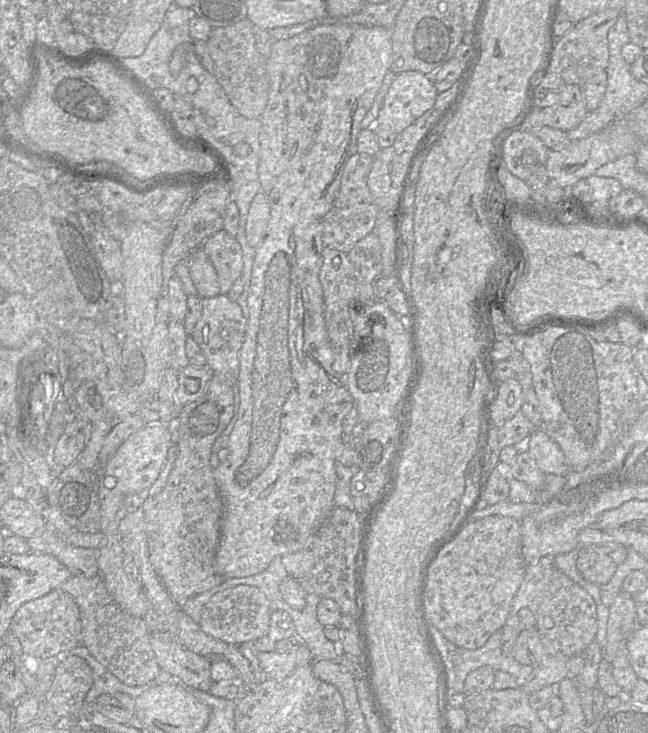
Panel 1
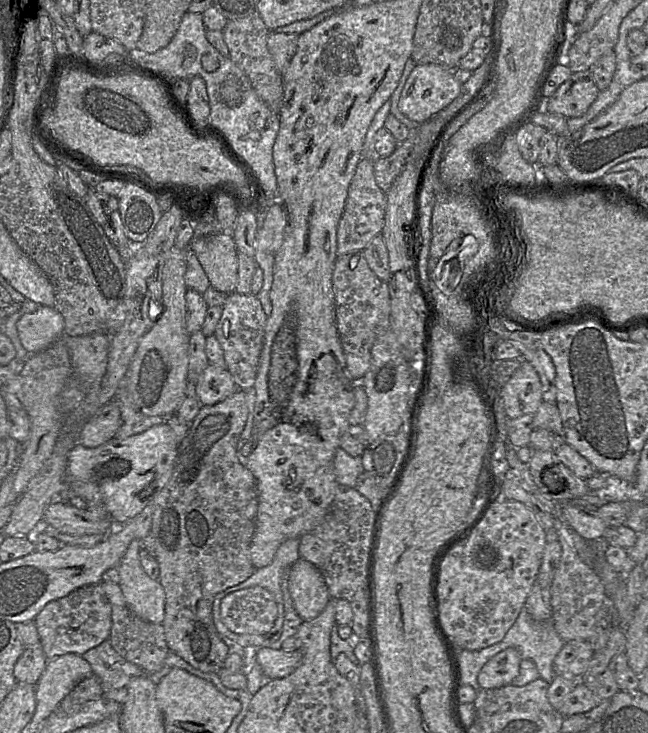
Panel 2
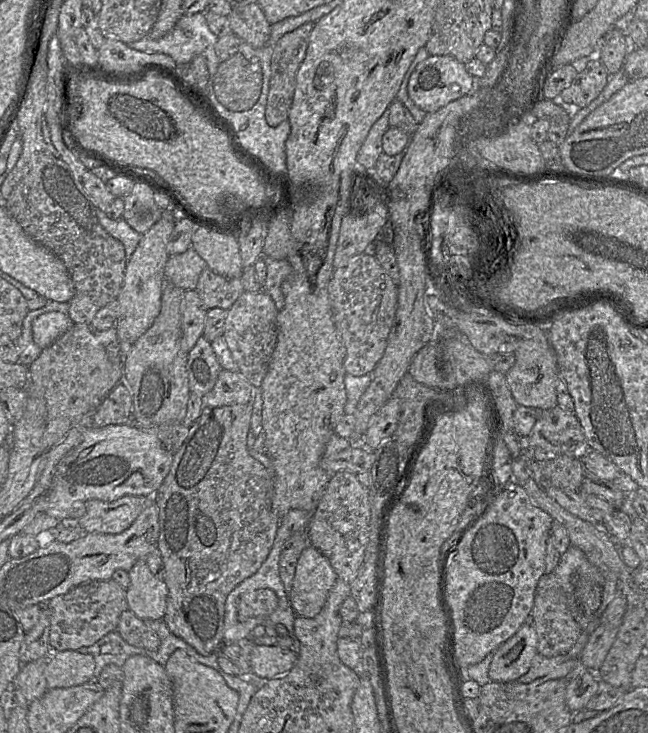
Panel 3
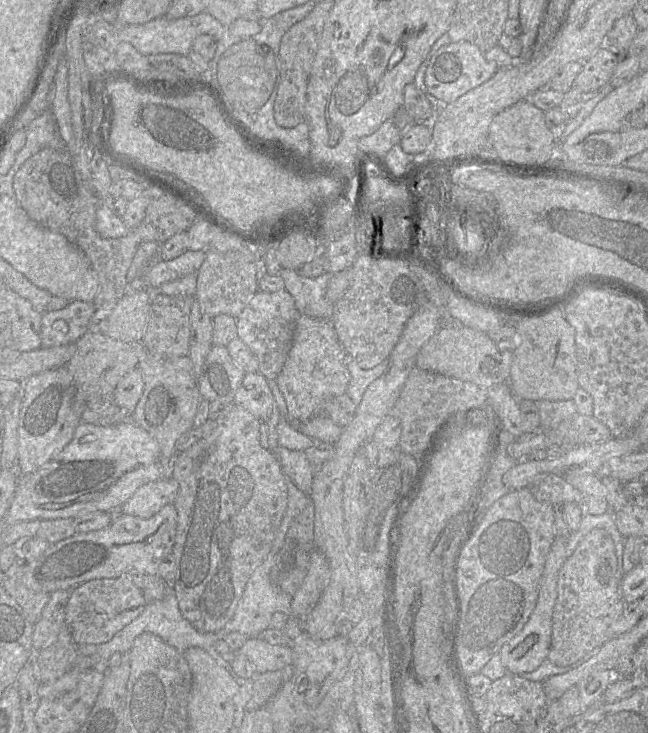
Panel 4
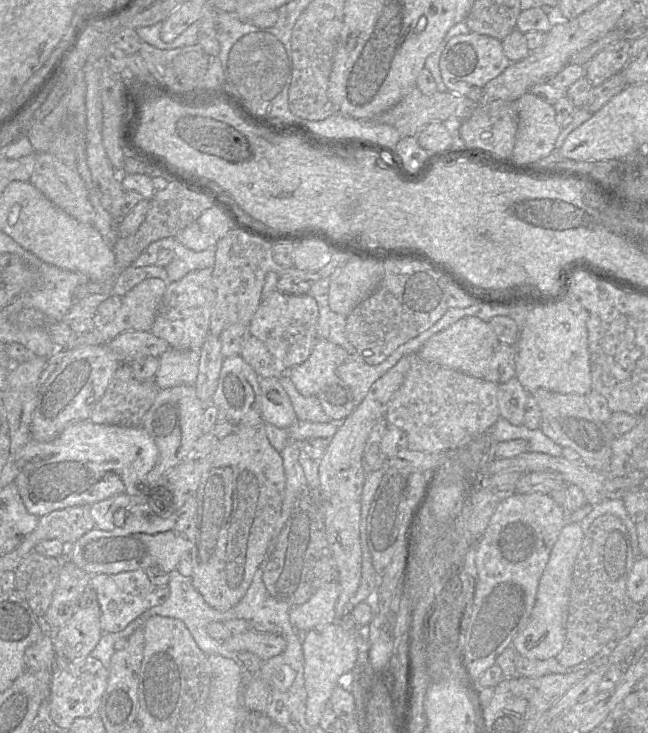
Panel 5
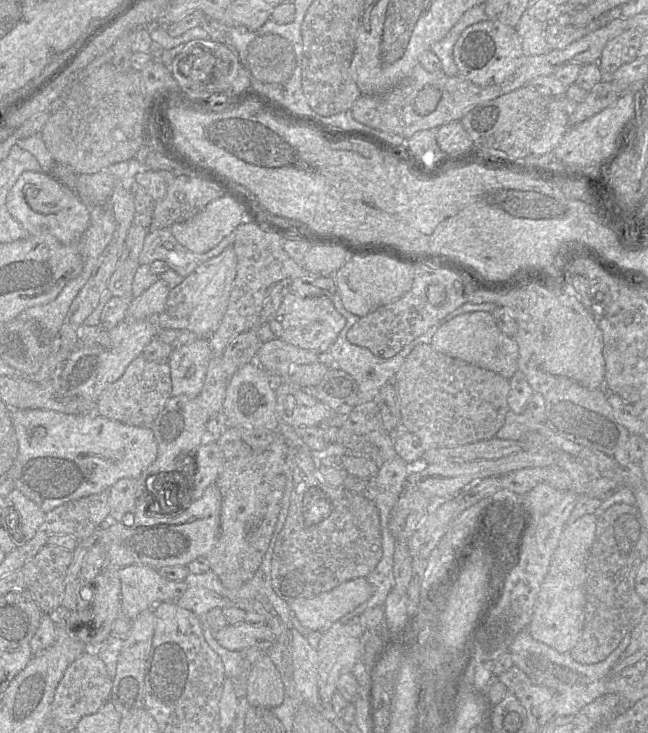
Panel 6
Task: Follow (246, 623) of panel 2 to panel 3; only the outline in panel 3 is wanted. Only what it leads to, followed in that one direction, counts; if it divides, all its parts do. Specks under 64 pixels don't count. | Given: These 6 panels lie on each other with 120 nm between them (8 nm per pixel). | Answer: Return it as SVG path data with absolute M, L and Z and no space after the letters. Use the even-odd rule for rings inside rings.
M259 588L241 595L237 605L239 621L269 616L277 607L278 598L269 588Z

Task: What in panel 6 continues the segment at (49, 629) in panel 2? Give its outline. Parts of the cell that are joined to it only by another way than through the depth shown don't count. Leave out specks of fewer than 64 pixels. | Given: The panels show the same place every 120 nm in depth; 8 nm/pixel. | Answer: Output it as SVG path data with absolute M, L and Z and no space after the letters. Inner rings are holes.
M130 565L120 568L121 614L133 621L139 614L162 602L176 602L186 591L184 581L171 581L150 567Z

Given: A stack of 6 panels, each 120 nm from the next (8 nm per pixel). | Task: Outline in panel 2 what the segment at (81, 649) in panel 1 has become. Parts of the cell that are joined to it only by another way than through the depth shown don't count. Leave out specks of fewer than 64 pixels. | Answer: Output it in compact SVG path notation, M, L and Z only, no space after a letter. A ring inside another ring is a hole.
M108 639L81 657L90 664L93 674L100 679L103 693L127 687L132 678L146 674L140 667L119 656Z

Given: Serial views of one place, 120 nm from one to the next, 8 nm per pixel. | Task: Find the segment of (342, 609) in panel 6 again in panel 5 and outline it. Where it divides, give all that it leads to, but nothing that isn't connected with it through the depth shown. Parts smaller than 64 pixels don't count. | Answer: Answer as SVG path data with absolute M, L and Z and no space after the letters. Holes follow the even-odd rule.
M331 581L320 588L303 604L290 606L289 620L297 631L310 631L337 621L335 604L339 596L338 581Z

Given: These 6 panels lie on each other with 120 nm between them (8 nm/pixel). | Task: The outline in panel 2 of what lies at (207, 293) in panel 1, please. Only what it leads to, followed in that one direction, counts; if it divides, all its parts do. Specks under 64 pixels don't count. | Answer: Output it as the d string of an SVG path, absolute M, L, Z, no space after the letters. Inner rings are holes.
M230 233L195 237L188 248L203 267L210 286L231 294L238 279L238 249Z

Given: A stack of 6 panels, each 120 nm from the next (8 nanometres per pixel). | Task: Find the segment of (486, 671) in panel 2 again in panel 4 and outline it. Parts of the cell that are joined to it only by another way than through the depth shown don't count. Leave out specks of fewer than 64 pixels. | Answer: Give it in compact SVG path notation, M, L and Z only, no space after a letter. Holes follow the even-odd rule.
M556 537L547 556L536 607L523 629L506 642L499 654L507 673L526 674L535 671L548 657L552 640L552 617L557 599L557 583L559 571L567 560L567 537Z

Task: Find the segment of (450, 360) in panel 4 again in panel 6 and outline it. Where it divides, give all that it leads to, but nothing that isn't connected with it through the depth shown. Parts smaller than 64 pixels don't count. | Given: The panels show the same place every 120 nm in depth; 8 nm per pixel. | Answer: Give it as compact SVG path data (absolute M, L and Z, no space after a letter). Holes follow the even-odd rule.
M468 312L441 325L430 345L444 355L492 371L509 380L517 371L518 346L513 337L500 332L489 312Z

